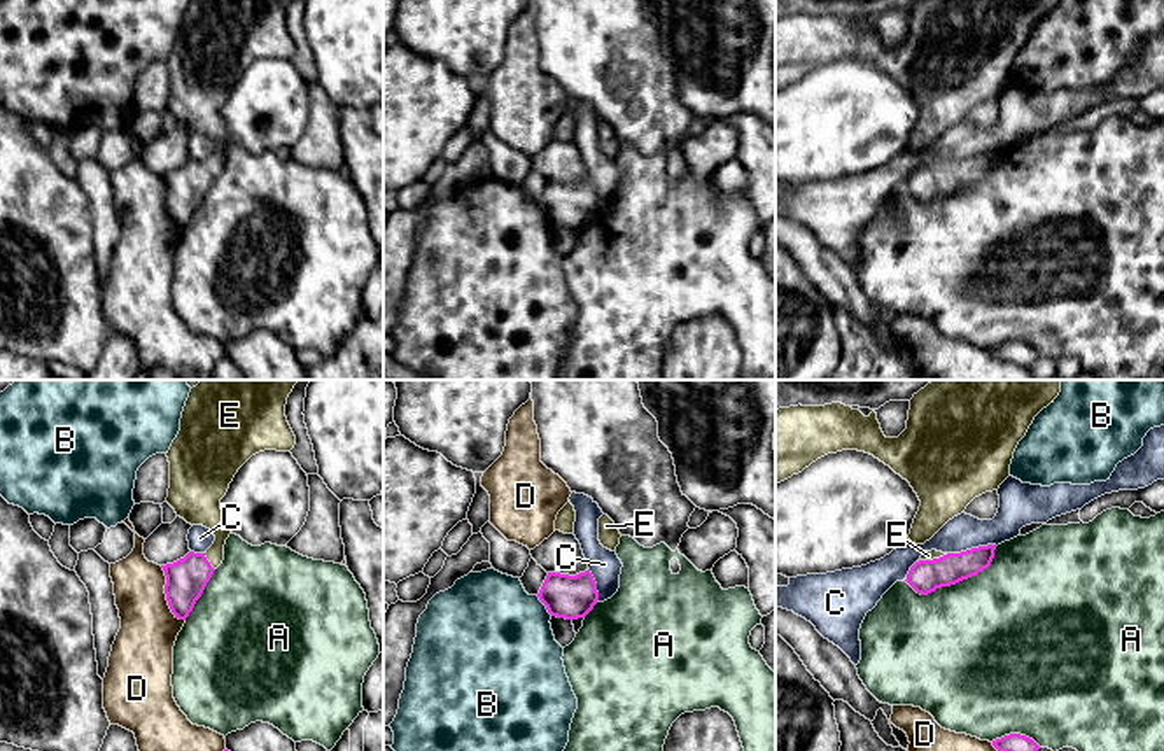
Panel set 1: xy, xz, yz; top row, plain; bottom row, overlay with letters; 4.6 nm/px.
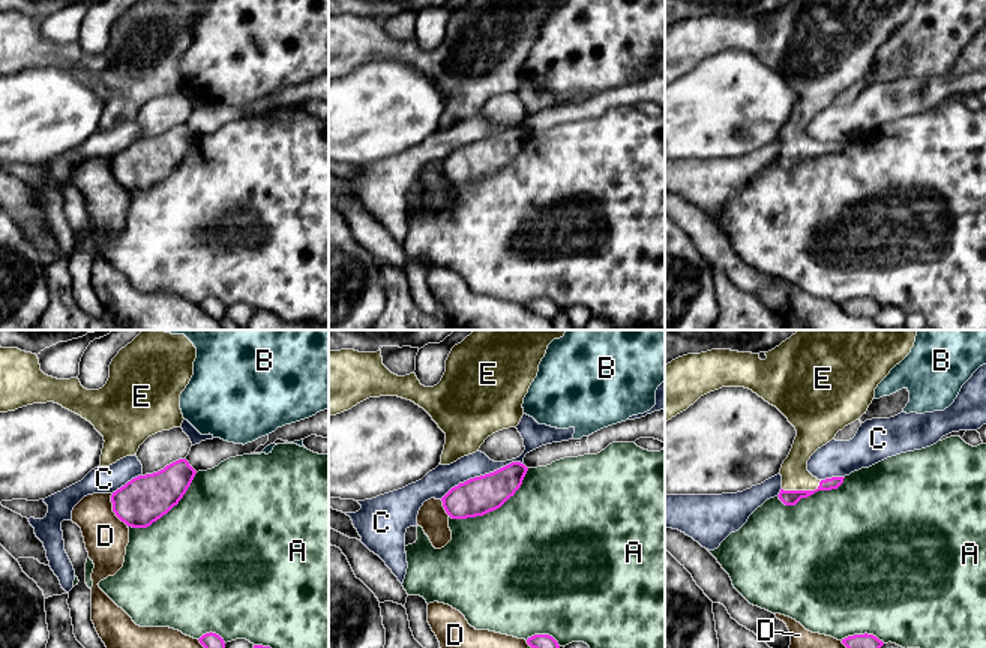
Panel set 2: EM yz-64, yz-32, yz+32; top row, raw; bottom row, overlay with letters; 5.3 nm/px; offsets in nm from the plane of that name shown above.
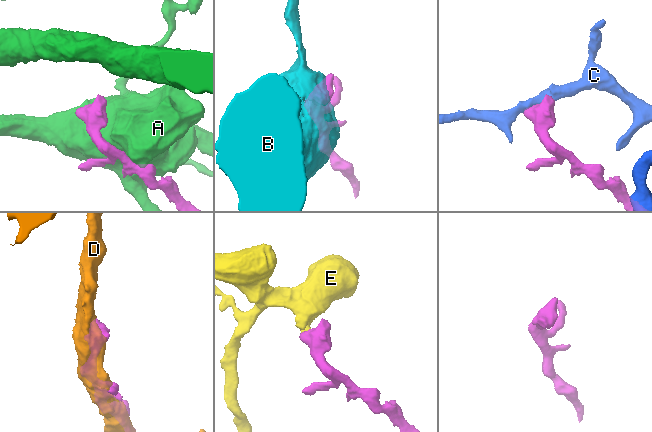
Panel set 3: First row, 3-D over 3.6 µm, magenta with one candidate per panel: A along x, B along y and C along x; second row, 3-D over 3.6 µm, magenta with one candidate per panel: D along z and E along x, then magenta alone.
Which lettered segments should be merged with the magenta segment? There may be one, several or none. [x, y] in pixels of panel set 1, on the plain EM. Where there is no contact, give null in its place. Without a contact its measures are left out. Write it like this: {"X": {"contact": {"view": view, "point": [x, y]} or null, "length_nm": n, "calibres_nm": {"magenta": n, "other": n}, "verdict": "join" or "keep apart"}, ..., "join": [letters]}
{"A": {"contact": {"view": "yz", "point": [954, 191]}, "length_nm": 460, "calibres_nm": {"magenta": 160, "other": 500}, "verdict": "keep apart"}, "B": {"contact": {"view": "xz", "point": [545, 212]}, "length_nm": 120, "calibres_nm": {"magenta": 200, "other": 460}, "verdict": "keep apart"}, "C": {"contact": {"view": "yz", "point": [972, 156]}, "length_nm": 240, "calibres_nm": {"magenta": 150, "other": 160}, "verdict": "keep apart"}, "D": {"contact": {"view": "xy", "point": [167, 203]}, "length_nm": 280, "calibres_nm": {"magenta": 190, "other": 280}, "verdict": "keep apart"}, "E": {"contact": {"view": "xy", "point": [209, 170]}, "length_nm": 90, "calibres_nm": {"magenta": 190, "other": 160}, "verdict": "join"}, "join": ["E"]}

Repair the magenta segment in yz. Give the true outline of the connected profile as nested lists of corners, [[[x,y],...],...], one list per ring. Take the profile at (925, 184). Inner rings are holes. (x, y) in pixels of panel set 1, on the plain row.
[[[996,152],[971,156],[961,161],[924,159],[910,175],[907,191],[921,203],[942,194],[956,193],[987,177],[994,166]]]

